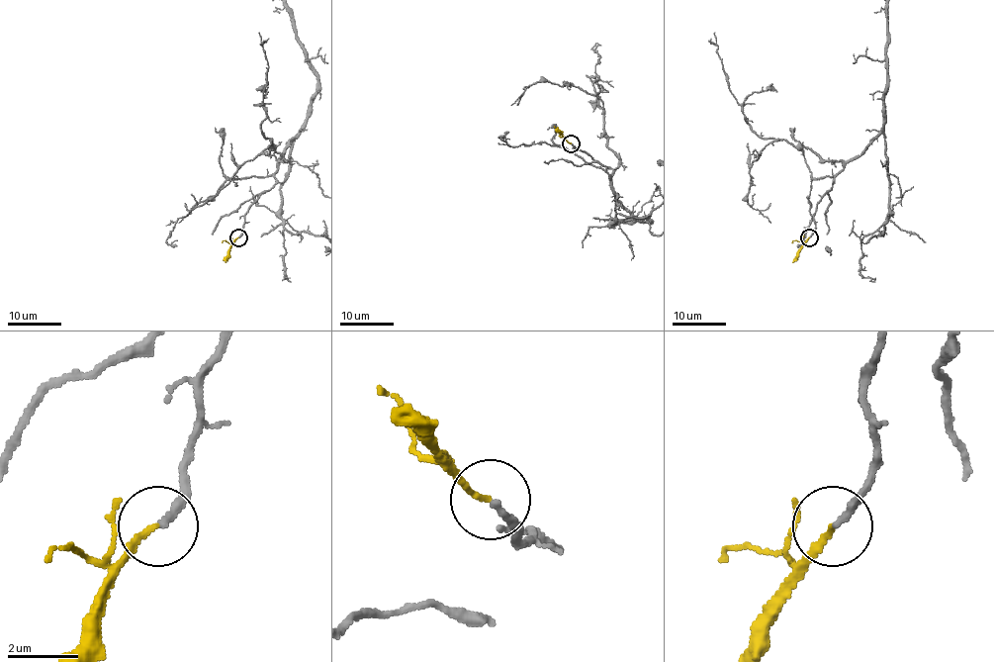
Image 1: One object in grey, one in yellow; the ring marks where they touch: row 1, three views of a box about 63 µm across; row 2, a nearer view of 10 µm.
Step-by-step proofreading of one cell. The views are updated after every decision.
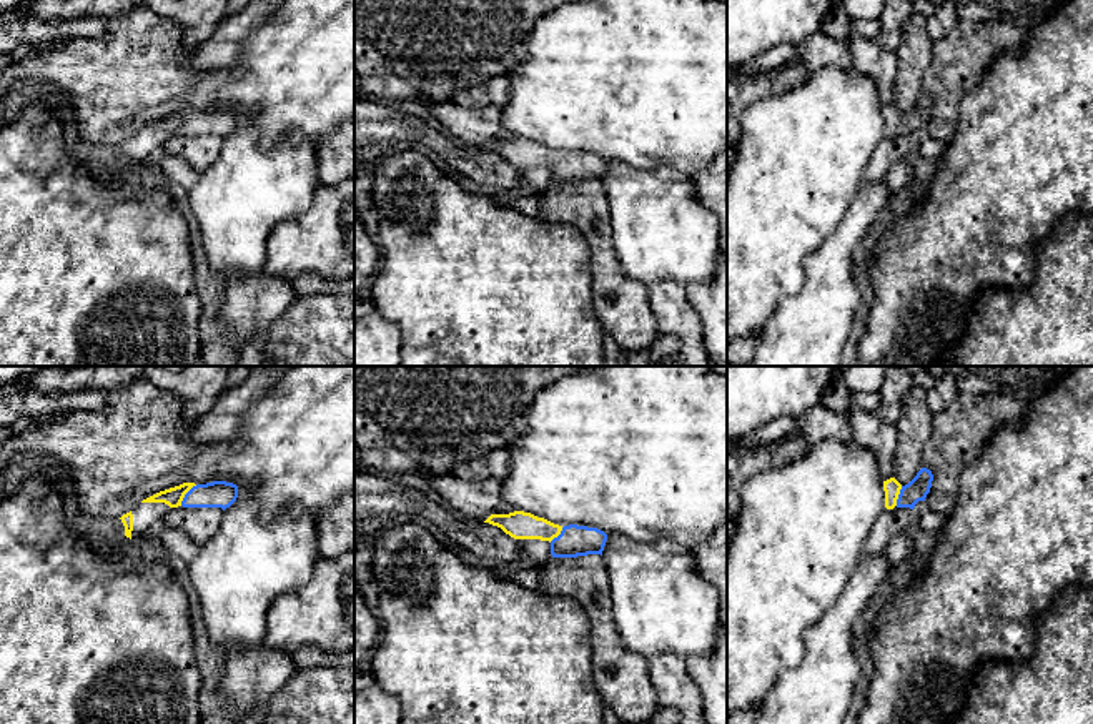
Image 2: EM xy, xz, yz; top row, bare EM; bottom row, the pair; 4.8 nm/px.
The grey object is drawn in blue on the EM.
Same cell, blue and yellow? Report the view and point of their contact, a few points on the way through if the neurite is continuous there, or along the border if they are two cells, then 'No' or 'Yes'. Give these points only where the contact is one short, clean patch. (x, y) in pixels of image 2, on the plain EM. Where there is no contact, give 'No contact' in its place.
Touches blue at xy (185, 122). Path across: xy (222, 122), (185, 122), (173, 123). Yes

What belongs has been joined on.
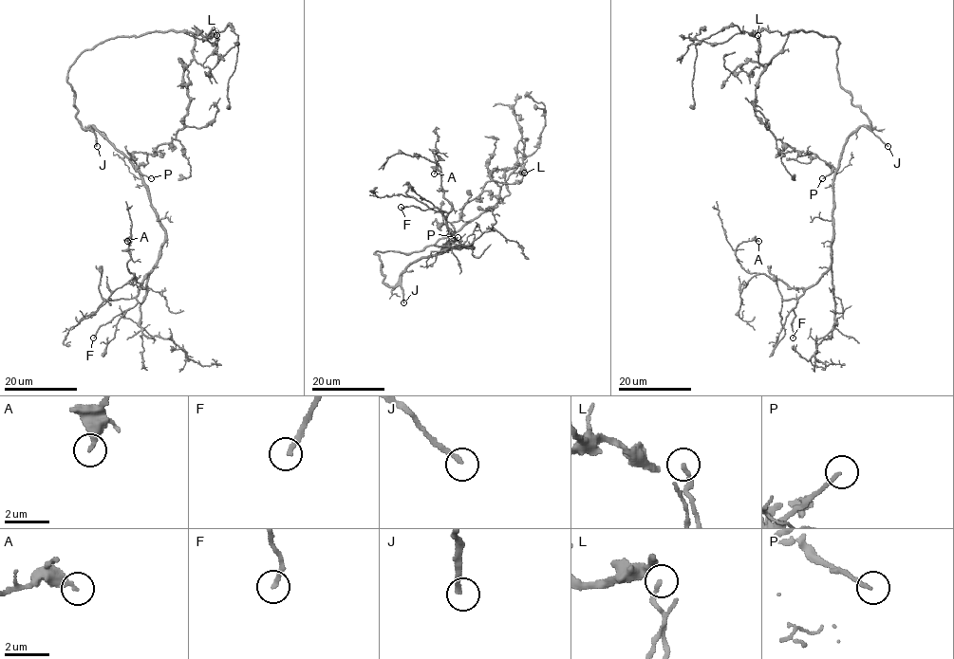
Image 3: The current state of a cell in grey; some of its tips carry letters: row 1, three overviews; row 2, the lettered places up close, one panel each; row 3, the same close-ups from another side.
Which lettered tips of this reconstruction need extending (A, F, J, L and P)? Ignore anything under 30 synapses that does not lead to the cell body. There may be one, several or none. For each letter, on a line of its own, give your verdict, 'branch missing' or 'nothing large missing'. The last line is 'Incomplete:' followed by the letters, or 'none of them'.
A: nothing large missing
F: nothing large missing
J: branch missing
L: nothing large missing
P: nothing large missing
Incomplete: J

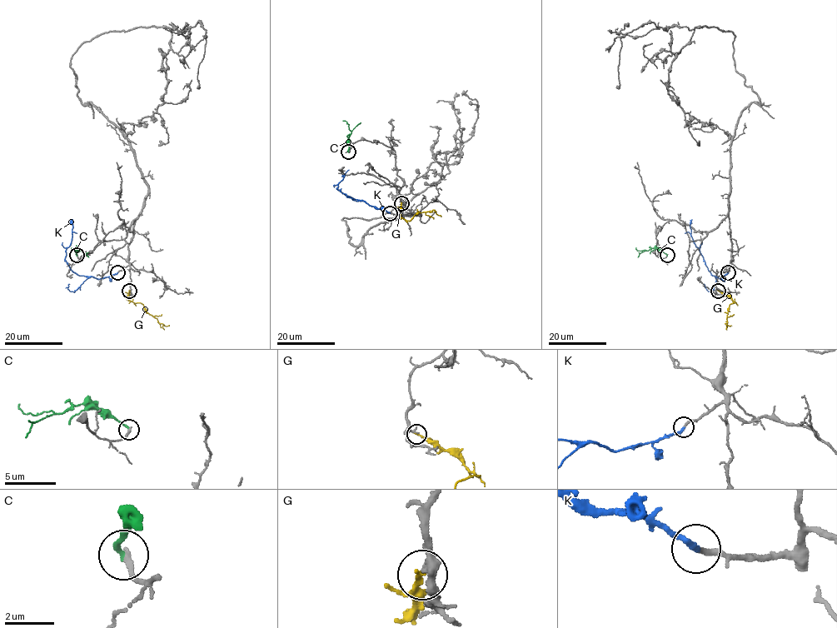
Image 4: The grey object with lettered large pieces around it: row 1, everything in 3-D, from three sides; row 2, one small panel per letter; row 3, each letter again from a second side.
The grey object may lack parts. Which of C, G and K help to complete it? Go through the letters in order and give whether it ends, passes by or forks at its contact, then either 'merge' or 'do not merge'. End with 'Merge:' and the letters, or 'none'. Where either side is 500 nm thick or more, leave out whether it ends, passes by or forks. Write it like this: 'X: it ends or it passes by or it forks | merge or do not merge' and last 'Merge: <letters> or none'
C: it ends | do not merge
G: it ends | do not merge
K: it ends | merge
Merge: K

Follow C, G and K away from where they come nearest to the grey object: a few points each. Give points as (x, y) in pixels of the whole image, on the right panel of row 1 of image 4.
C: (666, 255), (654, 247), (646, 251), (638, 251), (636, 247)
G: (718, 291), (736, 302), (729, 305), (724, 323), (732, 326)
K: (728, 272), (720, 278), (708, 270), (690, 234), (692, 219)

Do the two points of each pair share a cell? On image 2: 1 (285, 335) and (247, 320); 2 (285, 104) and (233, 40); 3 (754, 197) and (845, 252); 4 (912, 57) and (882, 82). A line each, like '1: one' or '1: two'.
1: two
2: two
3: two
4: two

